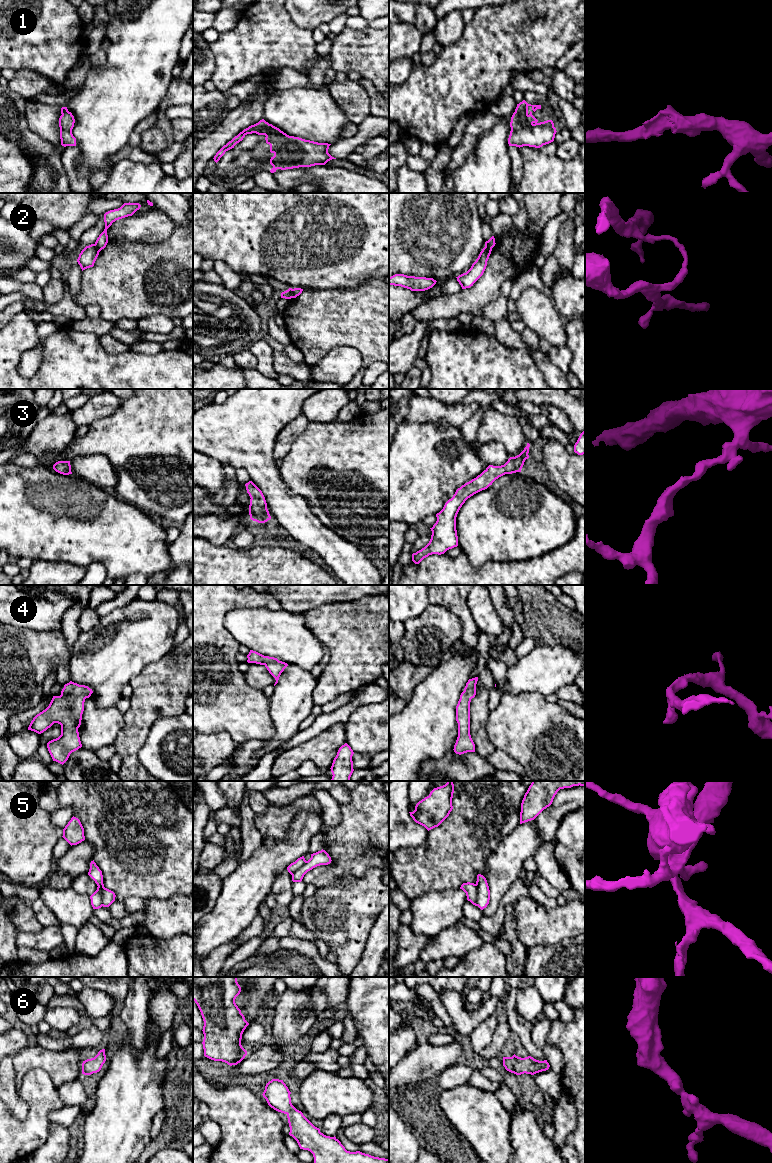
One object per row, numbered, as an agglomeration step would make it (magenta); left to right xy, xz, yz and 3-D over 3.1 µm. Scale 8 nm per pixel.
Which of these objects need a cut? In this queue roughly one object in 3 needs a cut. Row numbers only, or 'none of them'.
2, 5

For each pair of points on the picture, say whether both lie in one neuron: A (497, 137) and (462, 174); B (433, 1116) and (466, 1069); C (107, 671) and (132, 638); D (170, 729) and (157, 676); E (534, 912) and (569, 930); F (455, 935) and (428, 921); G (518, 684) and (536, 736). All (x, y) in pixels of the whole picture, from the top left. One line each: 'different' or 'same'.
A: same
B: different
C: same
D: different
E: same
F: different
G: different

